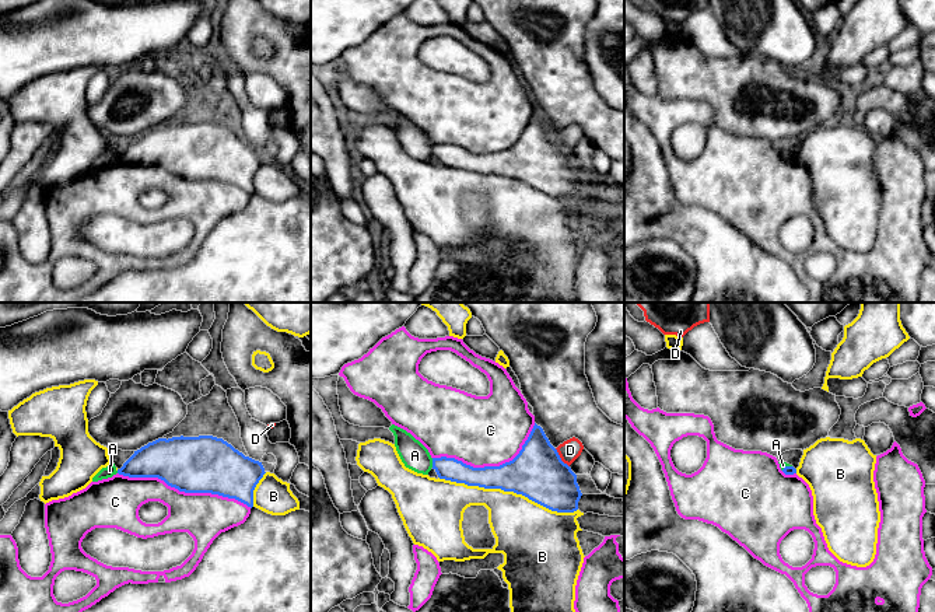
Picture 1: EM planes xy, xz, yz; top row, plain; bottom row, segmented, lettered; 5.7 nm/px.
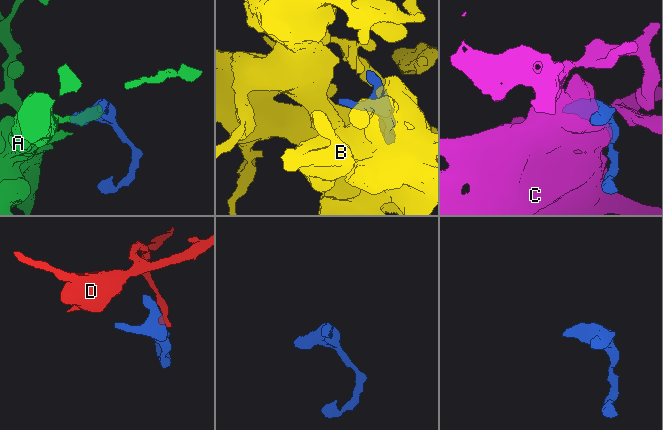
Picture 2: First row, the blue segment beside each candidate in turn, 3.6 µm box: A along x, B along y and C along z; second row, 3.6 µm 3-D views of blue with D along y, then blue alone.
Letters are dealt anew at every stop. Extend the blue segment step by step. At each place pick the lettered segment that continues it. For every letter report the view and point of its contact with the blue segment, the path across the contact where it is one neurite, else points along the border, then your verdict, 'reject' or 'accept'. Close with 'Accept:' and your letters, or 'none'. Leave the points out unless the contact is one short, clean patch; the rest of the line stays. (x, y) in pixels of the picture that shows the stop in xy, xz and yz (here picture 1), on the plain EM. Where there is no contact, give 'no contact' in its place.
A: meets blue in xz at (433, 149); reject
B: meets blue in xz at (508, 177); reject
C: meets blue in xy at (185, 178); reject
D: meets blue in xz at (560, 144); border along xz (554, 135), (568, 153); reject
Accept: none

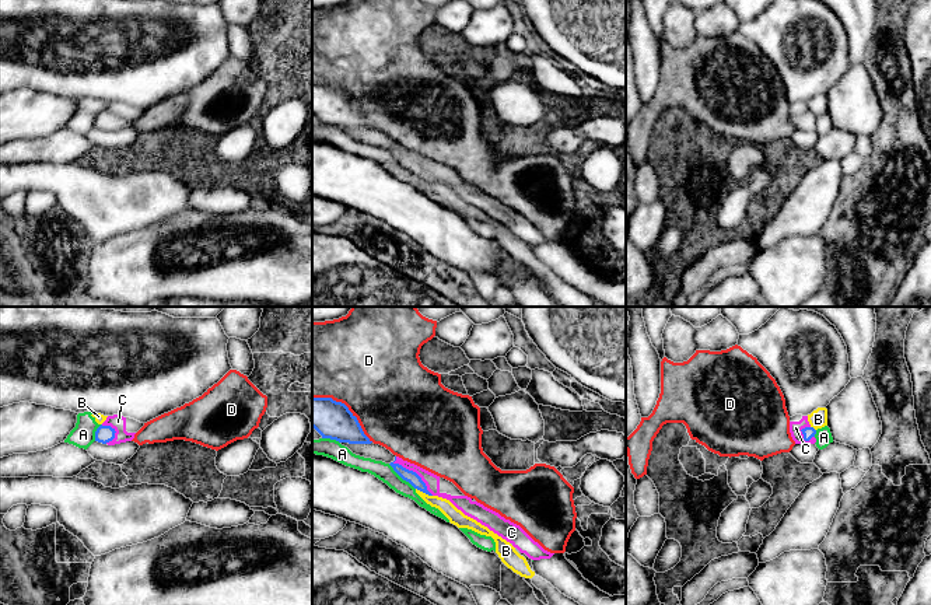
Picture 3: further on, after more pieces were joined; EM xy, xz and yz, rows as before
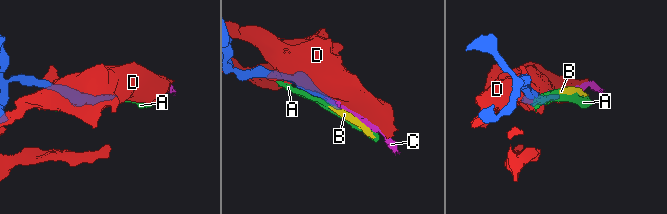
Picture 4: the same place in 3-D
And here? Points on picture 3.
A: meets blue in xz at (402, 164); reject
B: meets blue in xz at (424, 178); border along xz (416, 174), (431, 182); reject
C: meets blue in xz at (415, 158); runs through xz (410, 163), (415, 158), (423, 167), (431, 167); accept
D: meets blue in xz at (347, 94); reject
Accept: C

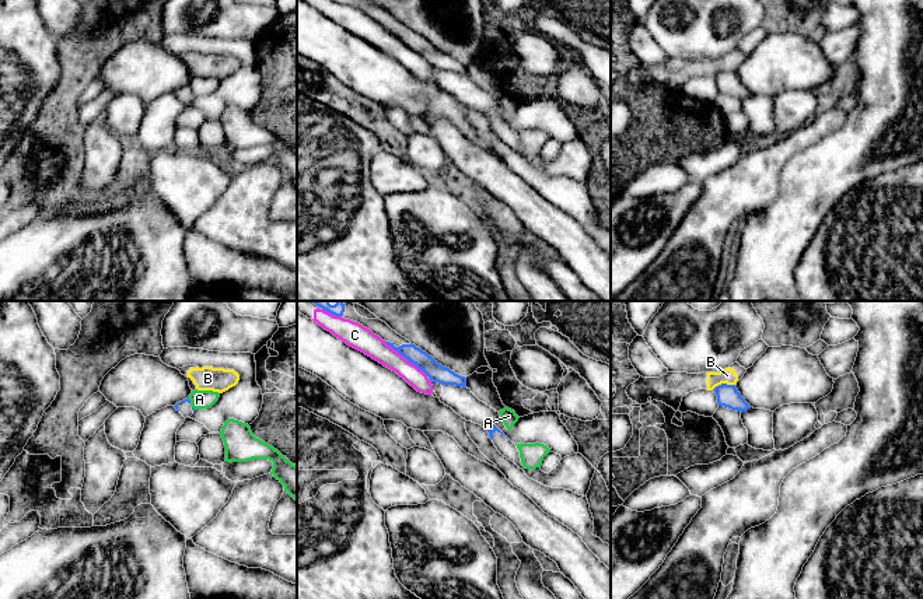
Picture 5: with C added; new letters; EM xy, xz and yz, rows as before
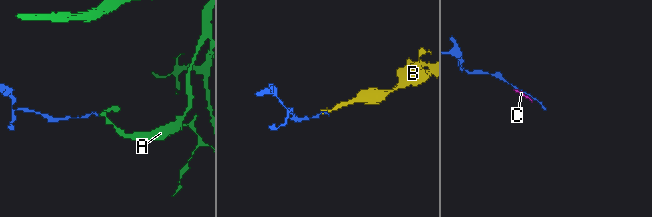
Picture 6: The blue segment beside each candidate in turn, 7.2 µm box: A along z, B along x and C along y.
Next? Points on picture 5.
A: meets blue in xy at (189, 87); border along xy (188, 84), (191, 88); reject
B: meets blue in yz at (723, 70); border along yz (734, 70), (719, 70), (712, 76); reject
C: meets blue in xz at (406, 45); reject
Accept: none

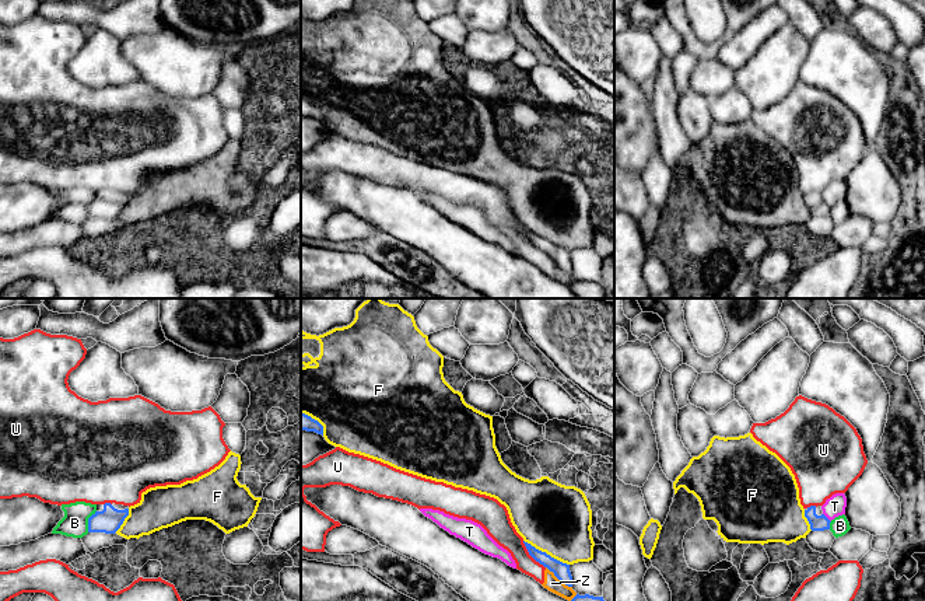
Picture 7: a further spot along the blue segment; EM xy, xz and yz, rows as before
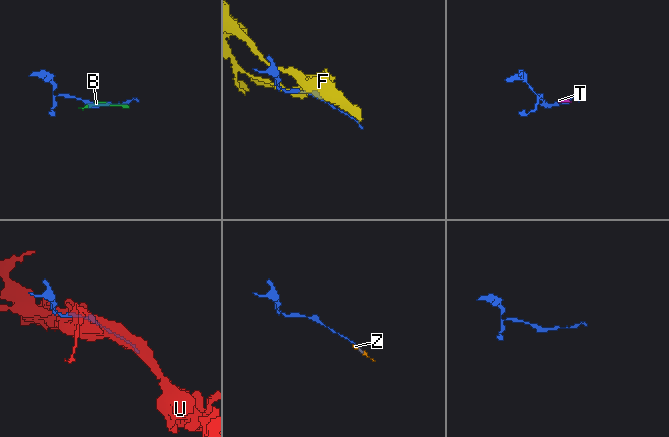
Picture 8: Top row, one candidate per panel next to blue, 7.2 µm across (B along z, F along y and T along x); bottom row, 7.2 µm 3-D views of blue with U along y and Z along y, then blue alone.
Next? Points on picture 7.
B: meets blue in xy at (88, 208); reject
F: meets blue in xz at (545, 238); reject
T: meets blue in yz at (826, 203); reject
U: meets blue in xz at (531, 241); reject
Z: meets blue in xz at (559, 265); reject
Accept: none

